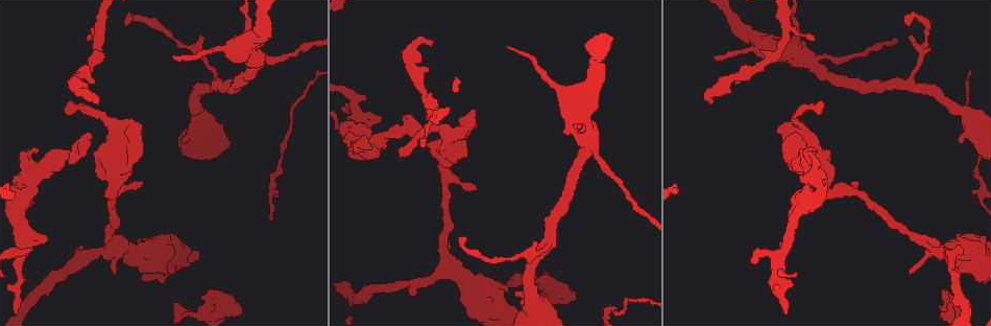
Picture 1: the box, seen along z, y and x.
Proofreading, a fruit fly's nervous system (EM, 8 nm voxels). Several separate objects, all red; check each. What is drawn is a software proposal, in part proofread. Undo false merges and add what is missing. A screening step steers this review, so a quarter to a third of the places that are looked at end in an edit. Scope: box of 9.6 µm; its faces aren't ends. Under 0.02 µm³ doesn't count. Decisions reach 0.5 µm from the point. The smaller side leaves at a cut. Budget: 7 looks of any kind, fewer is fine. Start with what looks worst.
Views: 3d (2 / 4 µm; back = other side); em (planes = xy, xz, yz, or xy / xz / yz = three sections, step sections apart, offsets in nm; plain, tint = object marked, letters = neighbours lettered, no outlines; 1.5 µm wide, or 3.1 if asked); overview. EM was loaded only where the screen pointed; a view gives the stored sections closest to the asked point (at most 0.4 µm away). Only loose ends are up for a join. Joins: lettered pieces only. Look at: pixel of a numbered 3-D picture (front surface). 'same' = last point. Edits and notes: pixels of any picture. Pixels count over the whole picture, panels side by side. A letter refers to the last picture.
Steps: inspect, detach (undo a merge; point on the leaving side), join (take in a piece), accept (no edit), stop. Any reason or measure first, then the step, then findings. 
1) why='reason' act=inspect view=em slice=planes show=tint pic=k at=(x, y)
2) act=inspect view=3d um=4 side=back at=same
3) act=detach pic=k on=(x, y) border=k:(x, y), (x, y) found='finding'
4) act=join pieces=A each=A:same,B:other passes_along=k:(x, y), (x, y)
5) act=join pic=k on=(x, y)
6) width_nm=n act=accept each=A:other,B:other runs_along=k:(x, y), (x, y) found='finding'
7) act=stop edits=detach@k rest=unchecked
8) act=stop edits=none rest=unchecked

why='free end' act=inspect view=3d um=2 pic=1 at=(90, 40)

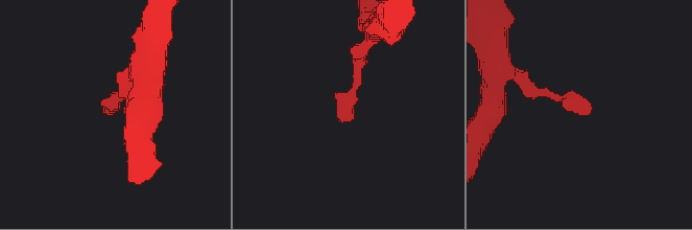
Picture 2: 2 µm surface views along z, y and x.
act=inspect view=em slice=planes show=letters pic=2 at=(588, 112)

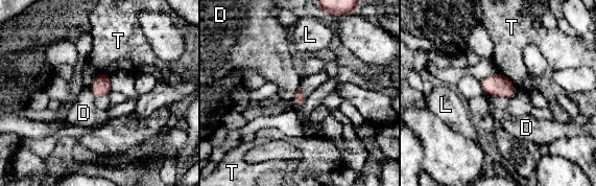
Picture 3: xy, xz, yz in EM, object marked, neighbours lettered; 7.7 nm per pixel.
act=accept each=D:other,L:other,T:other border=3:(501, 72), (511, 82), (516, 89) found='none of them fits'

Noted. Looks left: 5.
why='free end' act=inspect view=em slice=planes show=letters pic=1 at=(16, 312)

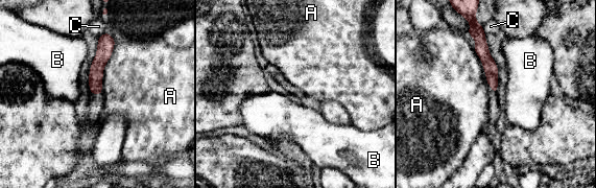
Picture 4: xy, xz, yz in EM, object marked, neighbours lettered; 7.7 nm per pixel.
width_nm=100 act=accept each=A:other,B:other,C:other runs_along=4:(477, 31), (495, 90) found='none of them fits'

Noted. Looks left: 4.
why='calibre changes' act=inspect view=3d um=4 pic=1 at=(219, 48)

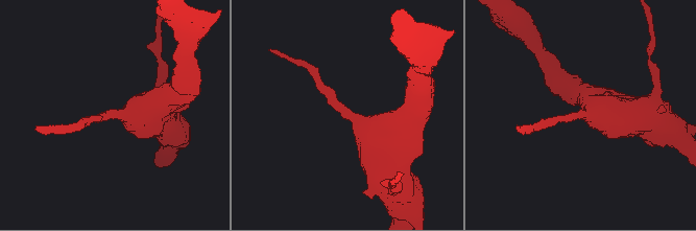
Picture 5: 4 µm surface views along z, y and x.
act=inspect view=em slice=planes show=letters pic=5 at=(578, 116)

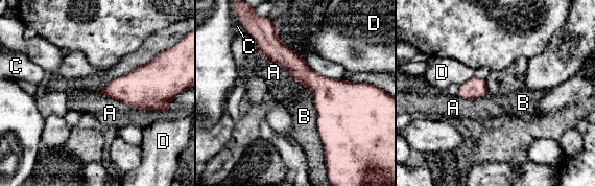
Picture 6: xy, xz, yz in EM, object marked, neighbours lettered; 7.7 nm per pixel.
width_nm=50 act=accept each=A:other,B:other,C:other,D:other runs_along=6:(248, 26), (323, 89), (354, 89) found='all the same cell'

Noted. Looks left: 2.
act=stop edits=none rest=unchecked

